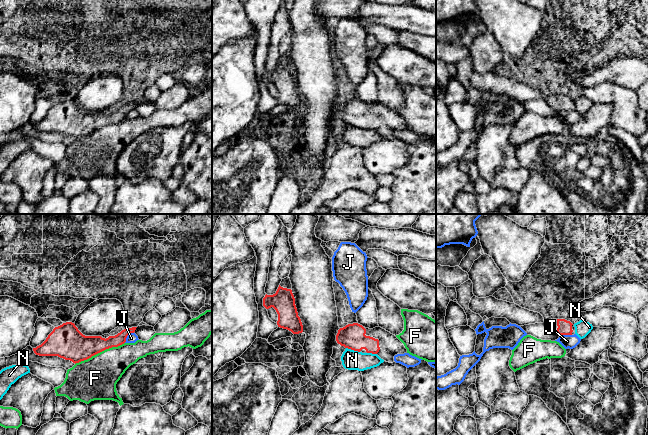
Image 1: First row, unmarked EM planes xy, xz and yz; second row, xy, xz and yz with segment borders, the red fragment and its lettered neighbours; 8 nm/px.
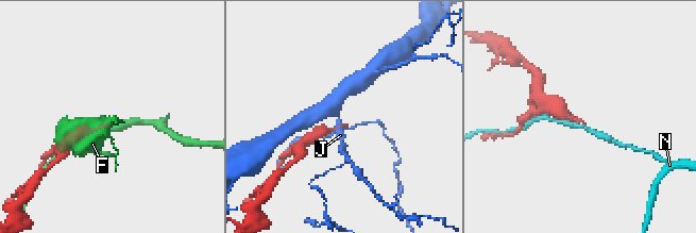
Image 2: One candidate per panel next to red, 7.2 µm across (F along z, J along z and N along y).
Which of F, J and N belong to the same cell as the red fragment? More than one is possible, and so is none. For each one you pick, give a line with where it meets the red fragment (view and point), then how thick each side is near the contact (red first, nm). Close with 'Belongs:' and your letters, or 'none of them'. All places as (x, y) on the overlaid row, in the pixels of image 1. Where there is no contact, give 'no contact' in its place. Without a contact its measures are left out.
Belongs: none of them

